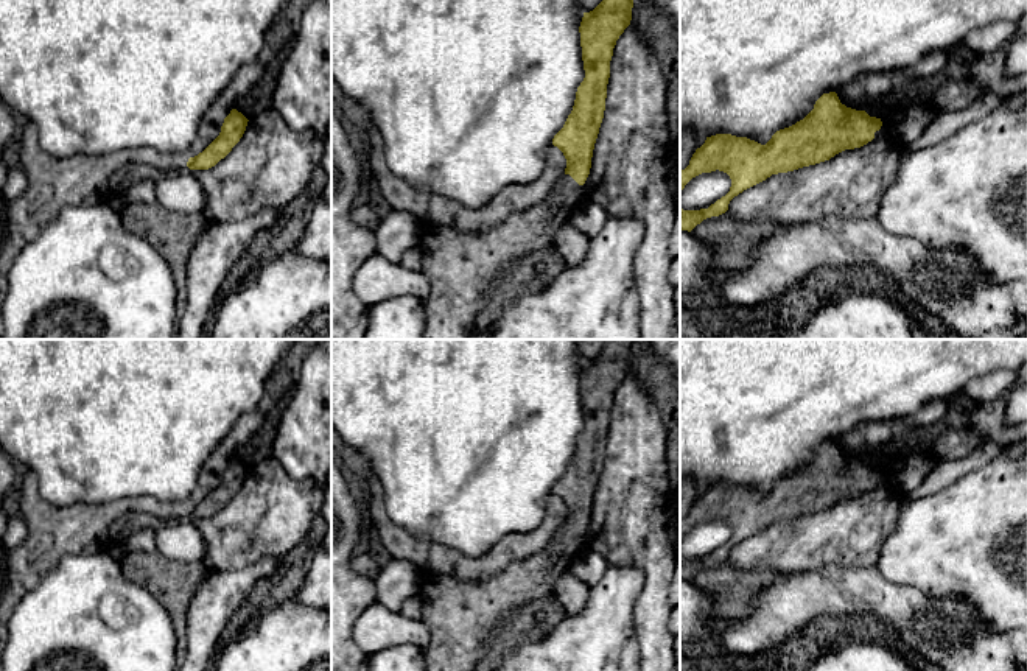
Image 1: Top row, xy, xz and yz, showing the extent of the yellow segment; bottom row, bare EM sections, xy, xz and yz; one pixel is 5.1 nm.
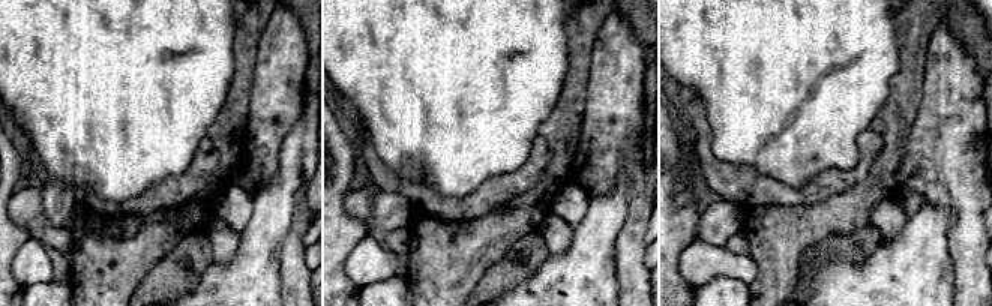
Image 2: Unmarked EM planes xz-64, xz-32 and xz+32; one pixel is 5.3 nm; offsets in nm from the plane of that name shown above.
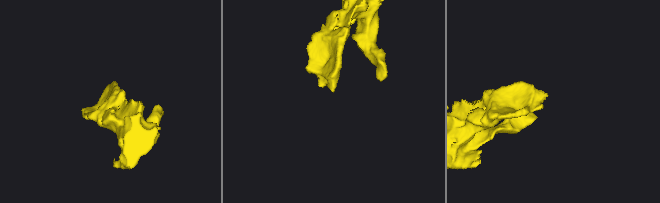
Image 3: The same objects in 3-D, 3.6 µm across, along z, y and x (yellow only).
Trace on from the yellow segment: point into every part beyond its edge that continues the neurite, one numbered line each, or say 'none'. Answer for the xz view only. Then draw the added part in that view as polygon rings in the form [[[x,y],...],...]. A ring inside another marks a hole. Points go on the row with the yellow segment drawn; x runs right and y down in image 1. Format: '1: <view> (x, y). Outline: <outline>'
1: xz (466, 268). Outline: [[[563,173],[542,202],[524,212],[507,215],[503,223],[487,230],[425,224],[419,249],[422,251],[422,272],[429,280],[431,291],[423,300],[426,327],[422,339],[468,339],[501,285],[514,272],[515,263],[554,244],[559,227],[584,202],[582,188],[584,185]]]

